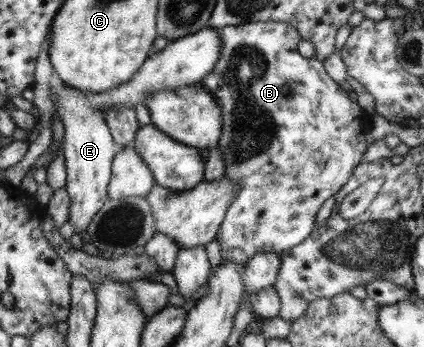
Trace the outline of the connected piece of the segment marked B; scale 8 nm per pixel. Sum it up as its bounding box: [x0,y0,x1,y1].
[200,21,368,267]

